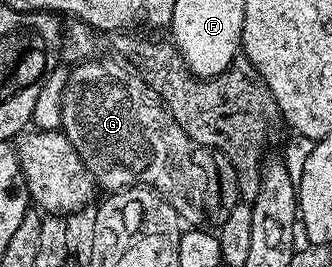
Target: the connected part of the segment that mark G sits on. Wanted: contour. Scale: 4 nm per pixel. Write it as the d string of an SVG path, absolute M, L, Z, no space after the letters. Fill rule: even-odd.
M101 57L76 64L69 73L64 87L63 113L60 130L71 141L72 148L92 173L94 182L107 193L122 191L126 187L142 186L163 196L190 228L197 229L206 222L205 192L207 173L196 161L192 142L183 133L182 126L165 107L145 77L127 65Z

